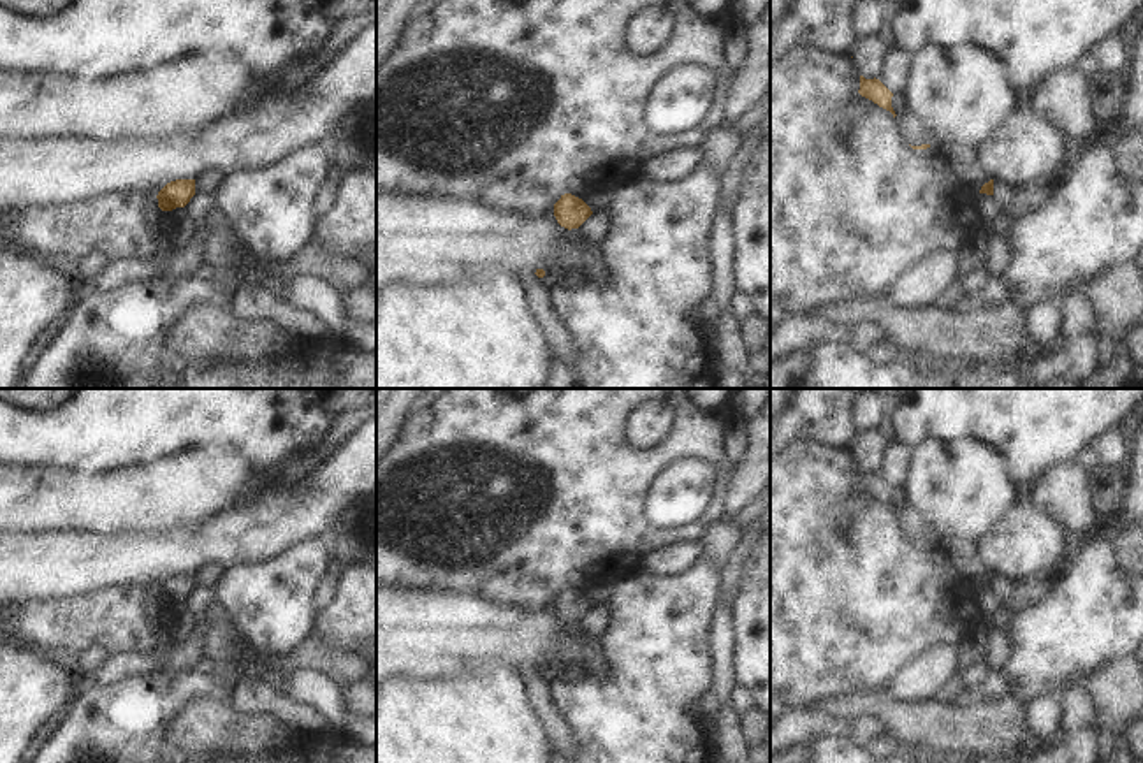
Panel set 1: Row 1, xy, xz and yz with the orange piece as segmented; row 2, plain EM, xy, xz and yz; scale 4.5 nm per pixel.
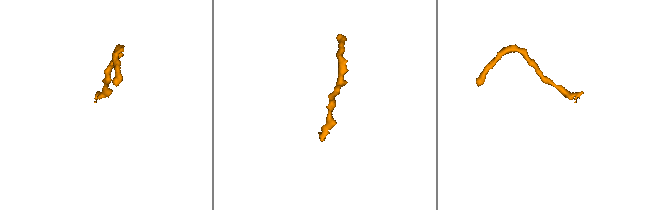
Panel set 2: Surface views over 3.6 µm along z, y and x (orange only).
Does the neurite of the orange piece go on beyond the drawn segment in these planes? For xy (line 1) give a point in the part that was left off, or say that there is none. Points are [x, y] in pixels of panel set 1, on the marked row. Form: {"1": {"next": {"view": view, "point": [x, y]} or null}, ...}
{"1": {"next": null}}

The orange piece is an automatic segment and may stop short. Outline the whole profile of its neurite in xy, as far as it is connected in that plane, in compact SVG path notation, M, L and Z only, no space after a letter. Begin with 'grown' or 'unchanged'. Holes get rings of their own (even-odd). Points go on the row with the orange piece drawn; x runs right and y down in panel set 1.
unchanged | M176 179L167 183L157 195L162 211L185 207L195 195L195 179Z

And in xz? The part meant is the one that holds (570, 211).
unchanged | M572 193L561 195L554 204L557 223L568 230L579 229L593 214L591 207Z

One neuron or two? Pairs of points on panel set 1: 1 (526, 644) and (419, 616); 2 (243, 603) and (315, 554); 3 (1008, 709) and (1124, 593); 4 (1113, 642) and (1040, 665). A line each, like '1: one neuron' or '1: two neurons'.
1: one neuron
2: one neuron
3: two neurons
4: one neuron

